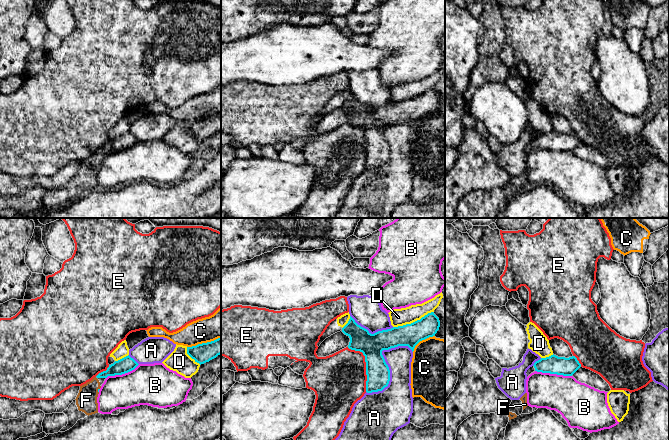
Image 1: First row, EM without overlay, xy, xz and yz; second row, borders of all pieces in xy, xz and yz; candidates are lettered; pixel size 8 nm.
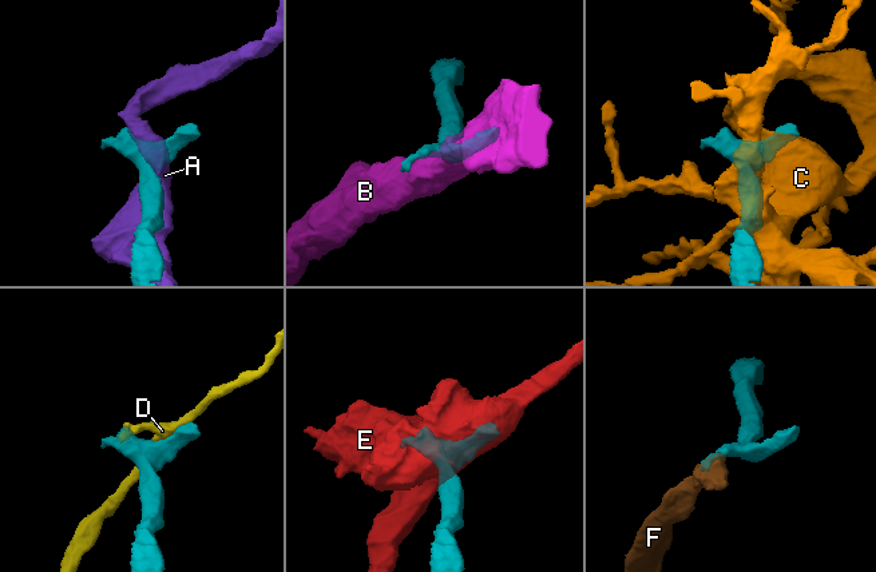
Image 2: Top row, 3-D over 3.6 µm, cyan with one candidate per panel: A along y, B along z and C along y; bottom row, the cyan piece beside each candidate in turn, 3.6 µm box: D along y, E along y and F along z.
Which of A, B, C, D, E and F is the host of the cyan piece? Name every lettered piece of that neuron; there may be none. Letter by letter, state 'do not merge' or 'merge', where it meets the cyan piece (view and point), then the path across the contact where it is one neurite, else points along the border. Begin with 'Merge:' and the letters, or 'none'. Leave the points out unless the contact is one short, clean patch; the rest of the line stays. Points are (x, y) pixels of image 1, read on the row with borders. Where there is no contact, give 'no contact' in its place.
Merge: F
A: do not merge | xz (387, 366)
B: do not merge | yz (553, 373)
C: do not merge | xy (203, 343)
D: do not merge | xz (413, 322)
E: do not merge | xz (366, 365)
F: merge | xy (98, 390) | across xy (98, 389), (98, 390), (86, 400)

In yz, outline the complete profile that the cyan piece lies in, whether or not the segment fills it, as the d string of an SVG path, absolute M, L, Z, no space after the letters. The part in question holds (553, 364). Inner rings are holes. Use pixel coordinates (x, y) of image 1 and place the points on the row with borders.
M553 354L549 357L541 358L533 366L537 372L572 376L581 367L581 364L575 356L565 358Z

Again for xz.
M431 312L411 324L371 334L350 316L342 332L350 338L348 348L365 356L366 392L382 391L389 384L390 370L382 355L383 350L408 346L413 352L420 341L435 336L439 327L439 318Z

